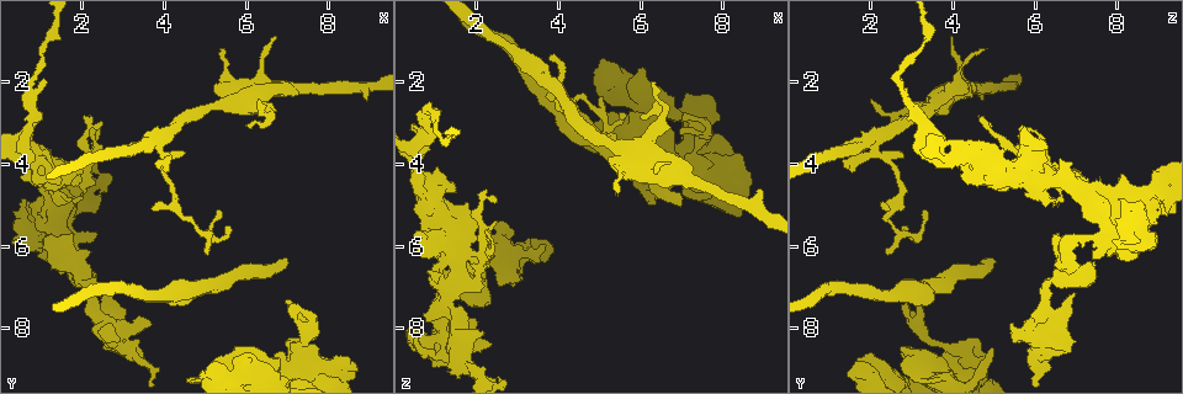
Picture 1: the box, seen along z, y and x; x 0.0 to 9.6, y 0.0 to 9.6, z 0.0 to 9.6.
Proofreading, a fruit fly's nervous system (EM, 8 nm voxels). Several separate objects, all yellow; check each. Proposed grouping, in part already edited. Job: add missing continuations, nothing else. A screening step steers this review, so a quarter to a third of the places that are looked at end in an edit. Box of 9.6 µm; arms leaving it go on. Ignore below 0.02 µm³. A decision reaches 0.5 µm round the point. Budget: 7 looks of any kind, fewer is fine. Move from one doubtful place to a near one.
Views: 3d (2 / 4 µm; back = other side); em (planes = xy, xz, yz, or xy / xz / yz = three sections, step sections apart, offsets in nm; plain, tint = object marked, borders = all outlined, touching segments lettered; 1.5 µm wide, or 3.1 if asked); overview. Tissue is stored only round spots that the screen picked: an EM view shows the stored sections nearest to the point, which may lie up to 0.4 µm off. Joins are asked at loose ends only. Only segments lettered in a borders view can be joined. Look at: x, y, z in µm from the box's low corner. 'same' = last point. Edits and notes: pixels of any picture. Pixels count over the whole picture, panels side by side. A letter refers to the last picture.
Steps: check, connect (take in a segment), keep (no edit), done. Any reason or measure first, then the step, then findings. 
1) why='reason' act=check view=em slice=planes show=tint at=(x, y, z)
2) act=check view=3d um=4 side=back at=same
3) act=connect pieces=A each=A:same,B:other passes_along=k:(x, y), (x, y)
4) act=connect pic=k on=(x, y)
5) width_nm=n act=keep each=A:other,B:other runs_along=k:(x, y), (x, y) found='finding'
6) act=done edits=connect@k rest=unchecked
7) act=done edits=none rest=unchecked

why='free end' act=check view=em slice=planes show=borders at=(6.15, 8.55, 4.95)

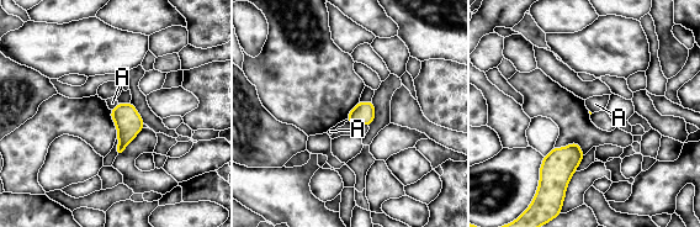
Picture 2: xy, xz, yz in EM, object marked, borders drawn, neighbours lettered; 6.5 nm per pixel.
act=keep each=A:other found='no lettered segment goes on from it'

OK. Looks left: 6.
why='an open end' act=check view=3d um=4 at=(4.90, 9.20, 2.00)

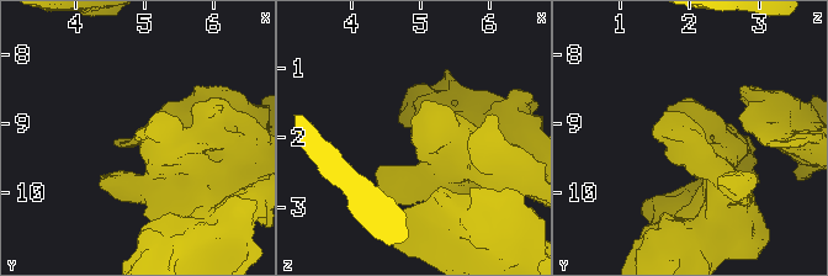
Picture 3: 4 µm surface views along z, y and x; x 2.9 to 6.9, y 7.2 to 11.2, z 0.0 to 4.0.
act=check view=em slice=planes show=plain at=(4.85, 9.10, 2.05)

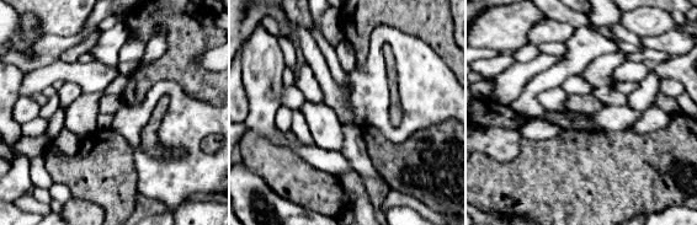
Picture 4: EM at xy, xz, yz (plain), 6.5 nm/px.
act=check view=em slice=planes show=borders at=same

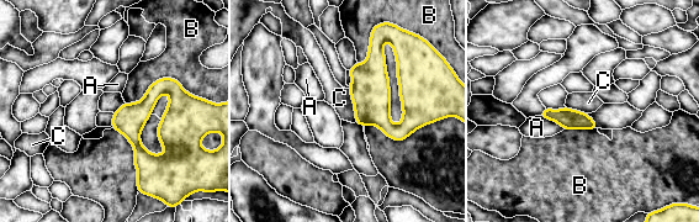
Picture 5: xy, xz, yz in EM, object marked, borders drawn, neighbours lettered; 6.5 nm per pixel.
act=keep each=A:other,B:other,C:other runs_along=5:(184, 96), (169, 152), (141, 175) found='no lettered segment goes on from it'

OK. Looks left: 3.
act=check view=em slice=planes show=borders at=(3.70, 7.95, 5.95)

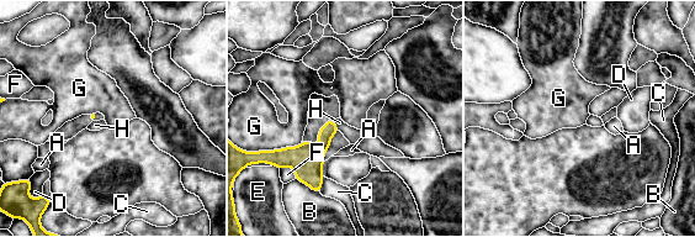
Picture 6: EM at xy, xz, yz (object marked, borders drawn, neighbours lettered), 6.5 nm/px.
act=keep each=A:other,B:other,C:other,D:other,E:other,F:other,G:other,H:other found='none of them fits'

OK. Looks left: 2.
act=done edits=none rest=unchecked

